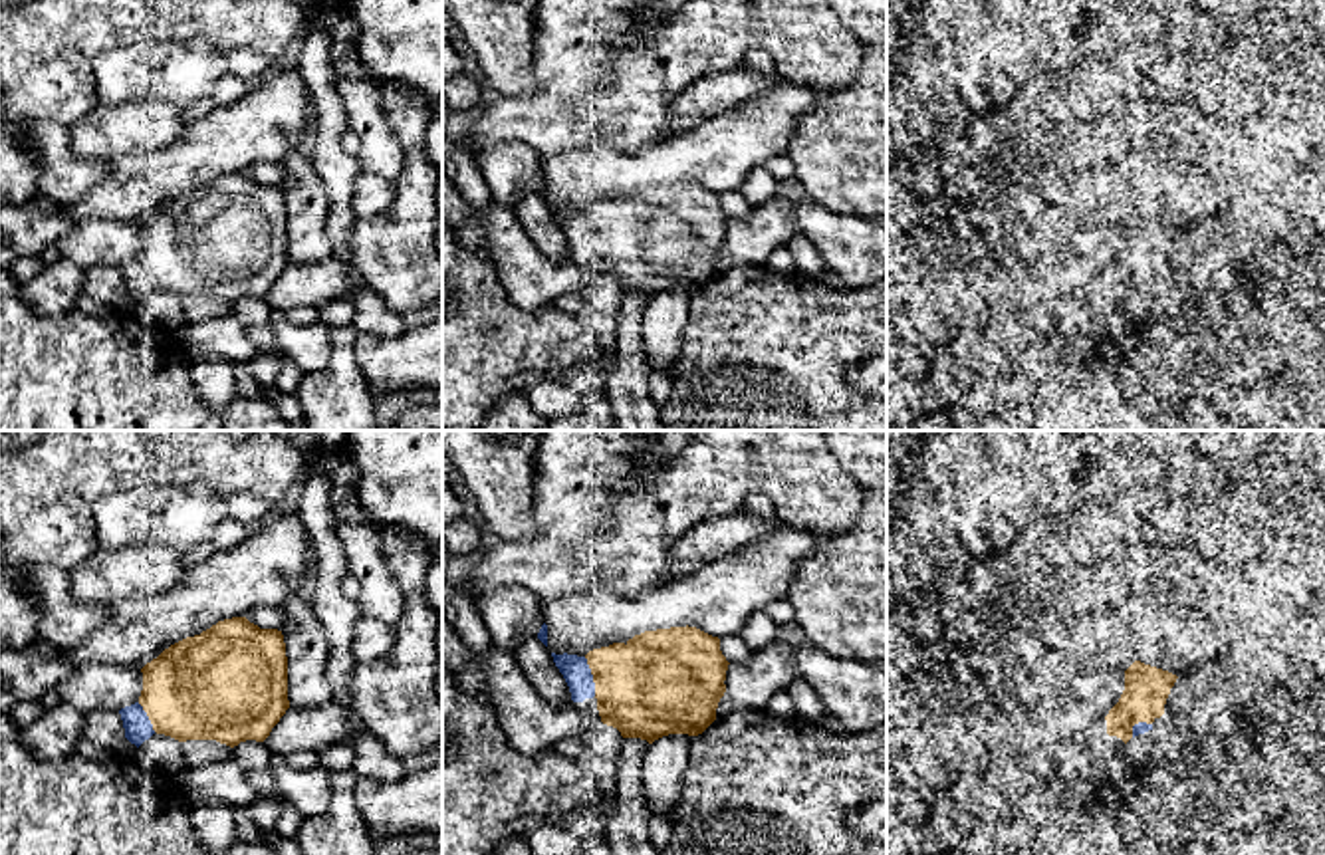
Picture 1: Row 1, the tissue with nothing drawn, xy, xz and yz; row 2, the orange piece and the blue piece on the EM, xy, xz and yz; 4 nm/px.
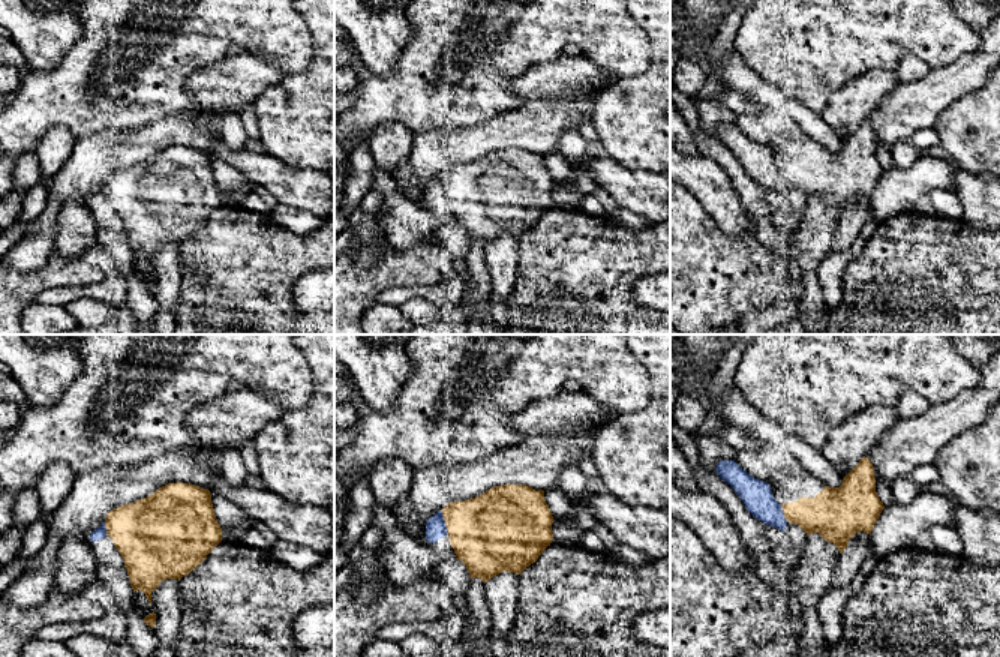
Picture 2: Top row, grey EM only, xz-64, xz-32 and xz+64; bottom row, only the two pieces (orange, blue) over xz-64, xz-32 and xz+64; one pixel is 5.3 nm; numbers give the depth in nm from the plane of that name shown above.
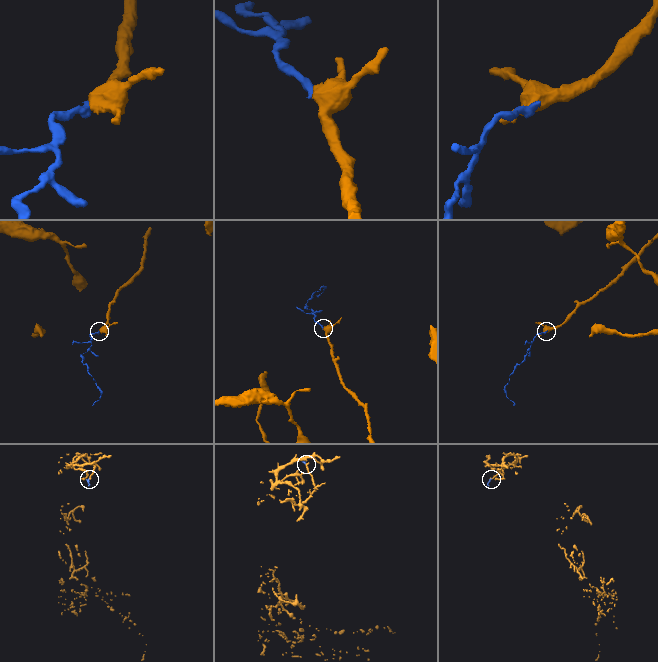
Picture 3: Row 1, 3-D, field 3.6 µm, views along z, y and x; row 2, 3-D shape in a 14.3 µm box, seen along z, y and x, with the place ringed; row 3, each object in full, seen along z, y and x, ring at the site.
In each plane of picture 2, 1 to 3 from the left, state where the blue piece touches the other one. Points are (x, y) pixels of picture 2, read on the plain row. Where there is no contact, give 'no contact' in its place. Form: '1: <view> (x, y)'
1: xz-64 (105, 191)
2: xz-32 (446, 188)
3: xz+64 (783, 176)

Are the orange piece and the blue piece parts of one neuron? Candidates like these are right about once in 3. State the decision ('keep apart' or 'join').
join

